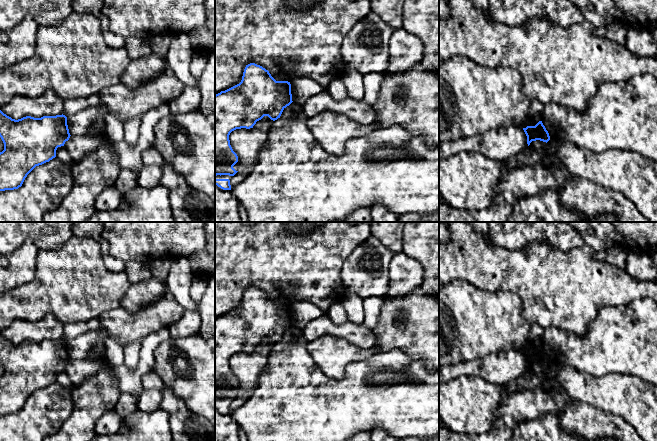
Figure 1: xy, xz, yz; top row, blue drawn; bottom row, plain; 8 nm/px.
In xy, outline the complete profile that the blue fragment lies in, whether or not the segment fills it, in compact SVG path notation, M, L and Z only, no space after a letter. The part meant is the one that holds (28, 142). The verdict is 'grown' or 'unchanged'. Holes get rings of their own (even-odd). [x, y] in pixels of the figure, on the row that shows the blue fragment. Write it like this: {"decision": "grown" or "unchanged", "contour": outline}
{"decision": "unchanged", "contour": "M0 110L0 137L4 150L0 152L0 191L14 190L22 186L27 175L39 165L56 157L58 147L64 146L70 133L65 115L26 116L15 120Z"}

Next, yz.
{"decision": "unchanged", "contour": "M539 121L535 126L527 126L523 130L527 136L528 146L532 141L540 140L547 143L550 140L549 133L542 121Z"}

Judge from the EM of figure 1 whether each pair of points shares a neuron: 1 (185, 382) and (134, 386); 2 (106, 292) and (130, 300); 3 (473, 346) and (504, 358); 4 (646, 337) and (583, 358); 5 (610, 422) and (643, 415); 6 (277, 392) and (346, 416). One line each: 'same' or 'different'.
1: different
2: different
3: different
4: same
5: different
6: same

